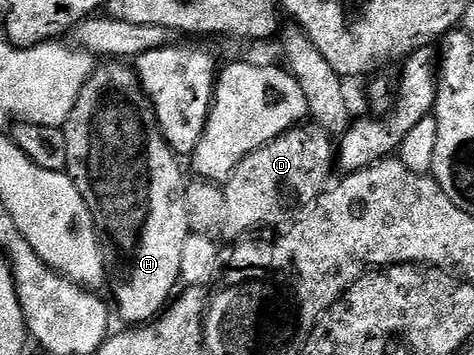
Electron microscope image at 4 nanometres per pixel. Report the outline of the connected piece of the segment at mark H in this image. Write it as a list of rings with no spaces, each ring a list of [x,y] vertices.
[[[120,59],[97,64],[62,128],[68,160],[66,172],[90,207],[111,256],[112,253],[116,256],[116,266],[110,269],[111,300],[114,305],[116,300],[129,326],[143,326],[160,316],[177,292],[176,285],[181,284],[182,247],[190,232],[184,198],[186,176],[180,170],[181,158],[166,143],[156,112],[152,110],[152,99],[145,95],[135,68]]]

